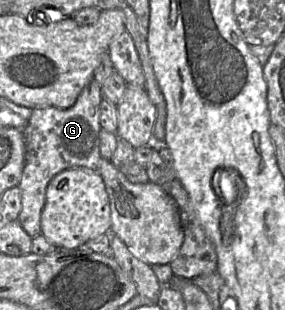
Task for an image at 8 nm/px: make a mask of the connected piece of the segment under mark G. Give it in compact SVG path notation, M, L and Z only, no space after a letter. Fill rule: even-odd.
M92 79L82 89L72 107L32 109L28 123L21 129L25 142L25 162L18 184L21 190L21 210L17 221L31 238L41 233L40 219L46 188L55 175L74 167L98 172L102 159L99 150L99 106L102 98L101 86Z

